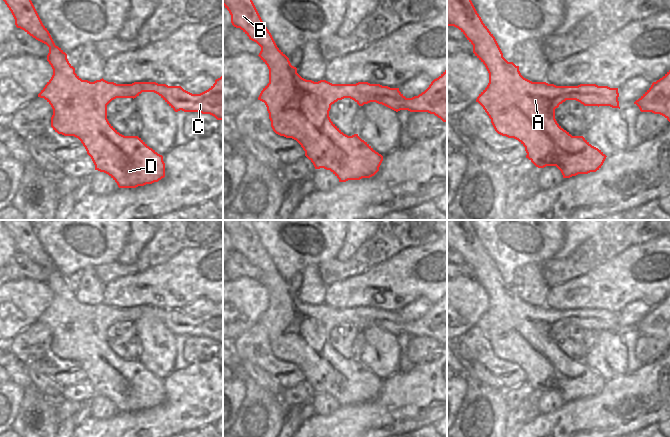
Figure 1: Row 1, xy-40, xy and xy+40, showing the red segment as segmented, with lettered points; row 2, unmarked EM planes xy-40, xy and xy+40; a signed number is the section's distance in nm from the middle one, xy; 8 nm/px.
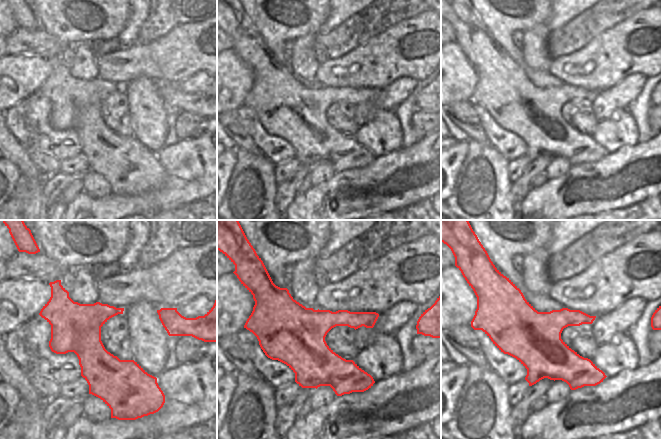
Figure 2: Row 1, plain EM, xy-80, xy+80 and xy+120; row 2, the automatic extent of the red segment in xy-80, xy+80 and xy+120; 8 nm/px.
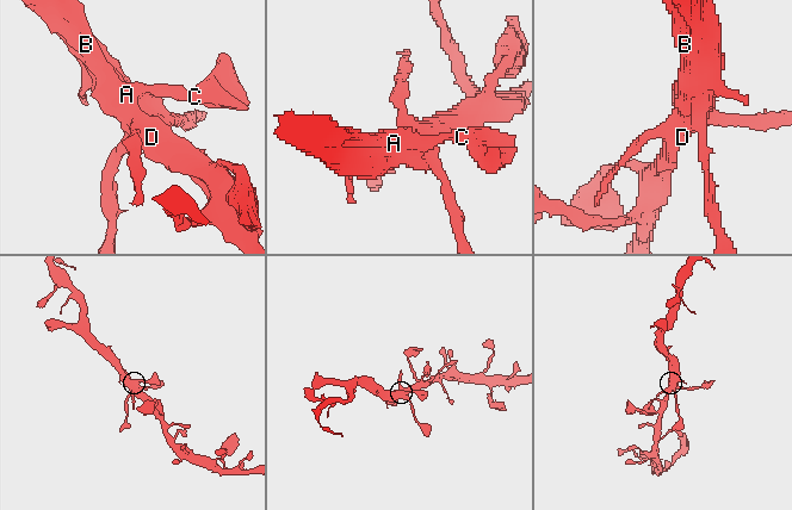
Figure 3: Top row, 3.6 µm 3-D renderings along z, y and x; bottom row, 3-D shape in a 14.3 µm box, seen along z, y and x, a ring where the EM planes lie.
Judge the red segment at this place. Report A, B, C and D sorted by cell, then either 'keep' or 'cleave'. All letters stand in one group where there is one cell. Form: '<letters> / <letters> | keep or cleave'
A B C D | keep

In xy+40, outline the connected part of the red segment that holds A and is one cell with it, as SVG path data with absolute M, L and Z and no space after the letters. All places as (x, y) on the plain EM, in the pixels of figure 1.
M447 220L447 250L454 250L465 259L473 269L473 277L489 297L489 307L476 326L483 331L498 358L518 364L525 371L526 382L536 391L556 390L563 402L596 396L601 392L607 380L583 360L572 360L564 354L555 343L555 333L566 324L576 324L584 330L620 333L618 312L596 308L556 310L524 302L519 290L503 281L495 261L483 247L470 220Z

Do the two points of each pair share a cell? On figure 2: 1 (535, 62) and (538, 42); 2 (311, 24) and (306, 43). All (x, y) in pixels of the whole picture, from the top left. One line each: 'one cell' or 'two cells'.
1: one cell
2: two cells

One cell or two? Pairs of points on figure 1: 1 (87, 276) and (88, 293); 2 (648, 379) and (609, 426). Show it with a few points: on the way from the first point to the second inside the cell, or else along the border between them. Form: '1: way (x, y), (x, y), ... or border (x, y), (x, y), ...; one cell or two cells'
1: way (89, 280), (90, 289); one cell
2: way (640, 391), (617, 414); one cell

